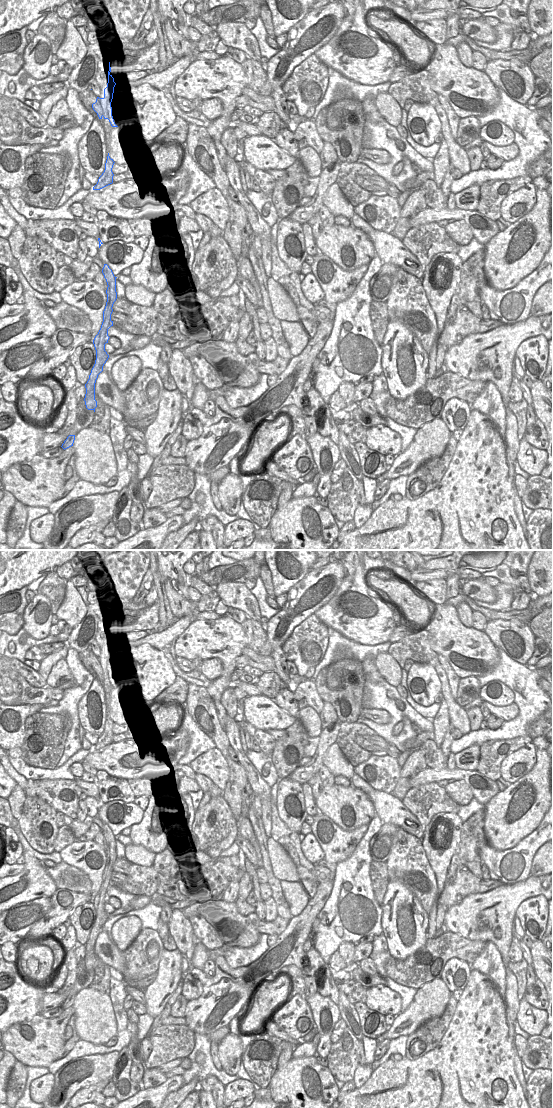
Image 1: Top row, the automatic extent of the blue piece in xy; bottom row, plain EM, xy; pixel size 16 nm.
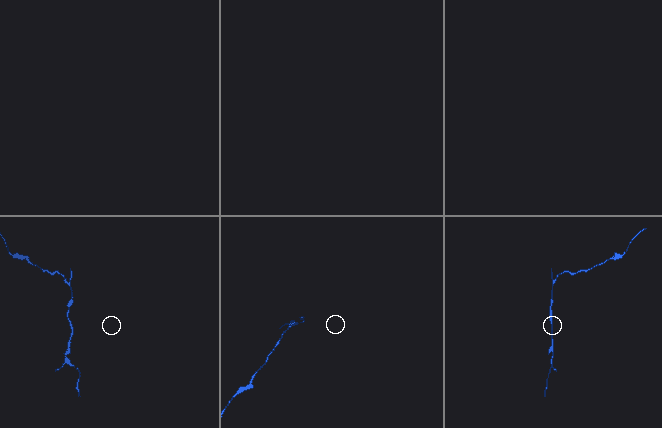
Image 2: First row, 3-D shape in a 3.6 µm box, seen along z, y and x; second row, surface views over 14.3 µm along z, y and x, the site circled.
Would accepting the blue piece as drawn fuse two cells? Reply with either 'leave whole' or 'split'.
split

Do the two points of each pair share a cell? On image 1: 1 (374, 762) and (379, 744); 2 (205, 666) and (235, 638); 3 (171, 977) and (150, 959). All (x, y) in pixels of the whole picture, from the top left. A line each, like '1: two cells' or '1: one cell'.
1: two cells
2: two cells
3: two cells

